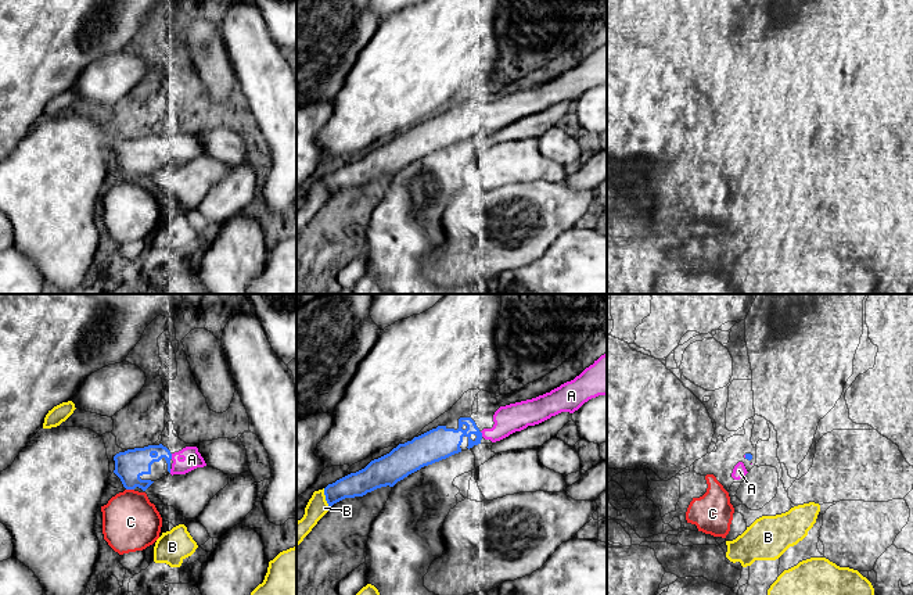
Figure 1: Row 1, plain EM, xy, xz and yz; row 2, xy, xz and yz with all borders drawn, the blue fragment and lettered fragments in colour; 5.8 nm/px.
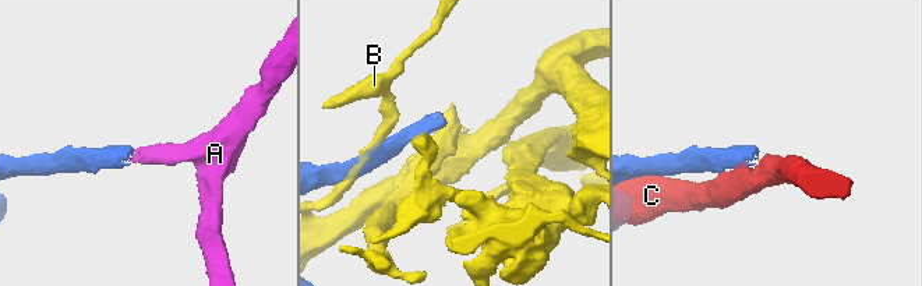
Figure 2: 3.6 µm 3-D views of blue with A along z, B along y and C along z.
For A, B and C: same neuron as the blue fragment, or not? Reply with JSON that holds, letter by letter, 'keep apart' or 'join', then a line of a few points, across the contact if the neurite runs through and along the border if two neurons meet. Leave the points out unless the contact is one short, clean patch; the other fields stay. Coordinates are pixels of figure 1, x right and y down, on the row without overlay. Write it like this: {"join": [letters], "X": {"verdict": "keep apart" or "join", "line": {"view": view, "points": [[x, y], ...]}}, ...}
{"join": ["A"], "A": {"verdict": "join"}, "B": {"verdict": "keep apart"}, "C": {"verdict": "keep apart"}}

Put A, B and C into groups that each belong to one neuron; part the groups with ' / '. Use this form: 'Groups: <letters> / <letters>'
Groups: A / B / C

